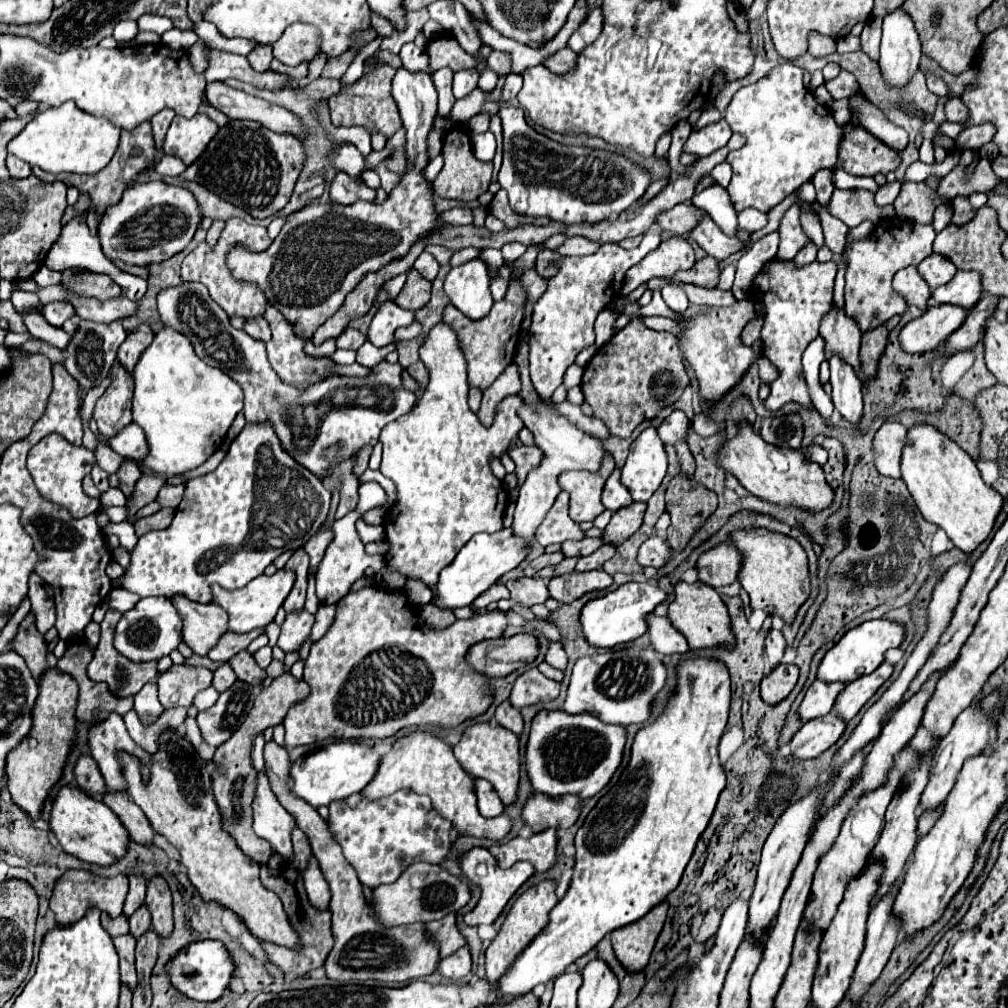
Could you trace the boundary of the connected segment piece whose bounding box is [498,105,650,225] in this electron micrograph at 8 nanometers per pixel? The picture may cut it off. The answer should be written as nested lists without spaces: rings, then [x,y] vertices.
[[[502,105],[498,115],[504,127],[504,161],[498,183],[506,189],[512,209],[520,215],[544,215],[564,225],[600,223],[614,213],[626,211],[644,195],[650,183],[650,175],[622,155],[588,147],[566,147],[536,133],[526,123],[522,109]]]

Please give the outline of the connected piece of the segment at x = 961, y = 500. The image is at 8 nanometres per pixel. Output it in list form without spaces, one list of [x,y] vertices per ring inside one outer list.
[[[914,423],[912,427],[908,427],[908,445],[904,445],[902,449],[900,471],[924,519],[942,527],[956,547],[960,547],[966,553],[972,553],[988,537],[994,525],[994,519],[1002,507],[1002,495],[982,481],[976,461],[958,443],[954,443],[946,433],[942,433],[940,429],[928,423]]]

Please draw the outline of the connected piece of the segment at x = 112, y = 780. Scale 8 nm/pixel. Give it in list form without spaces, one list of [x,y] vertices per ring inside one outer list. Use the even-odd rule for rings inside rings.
[[[110,713],[104,721],[92,723],[88,727],[88,747],[90,755],[98,763],[108,789],[126,791],[126,781],[120,771],[120,761],[116,759],[116,751],[128,751],[136,755],[144,763],[144,777],[148,777],[150,753],[140,749],[128,735],[126,725],[118,713]]]

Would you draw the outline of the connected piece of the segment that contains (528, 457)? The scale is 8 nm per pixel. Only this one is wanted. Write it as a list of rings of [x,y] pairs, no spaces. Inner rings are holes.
[[[522,445],[522,447],[514,447],[514,449],[510,449],[510,451],[508,451],[508,455],[510,455],[510,457],[512,457],[512,461],[516,463],[518,487],[516,487],[516,489],[510,489],[512,501],[516,501],[520,485],[524,483],[524,479],[526,479],[526,475],[528,475],[530,471],[538,469],[538,465],[540,465],[540,463],[542,463],[542,459],[544,459],[544,453],[542,453],[542,449],[540,449],[538,445],[532,445],[532,447]]]

